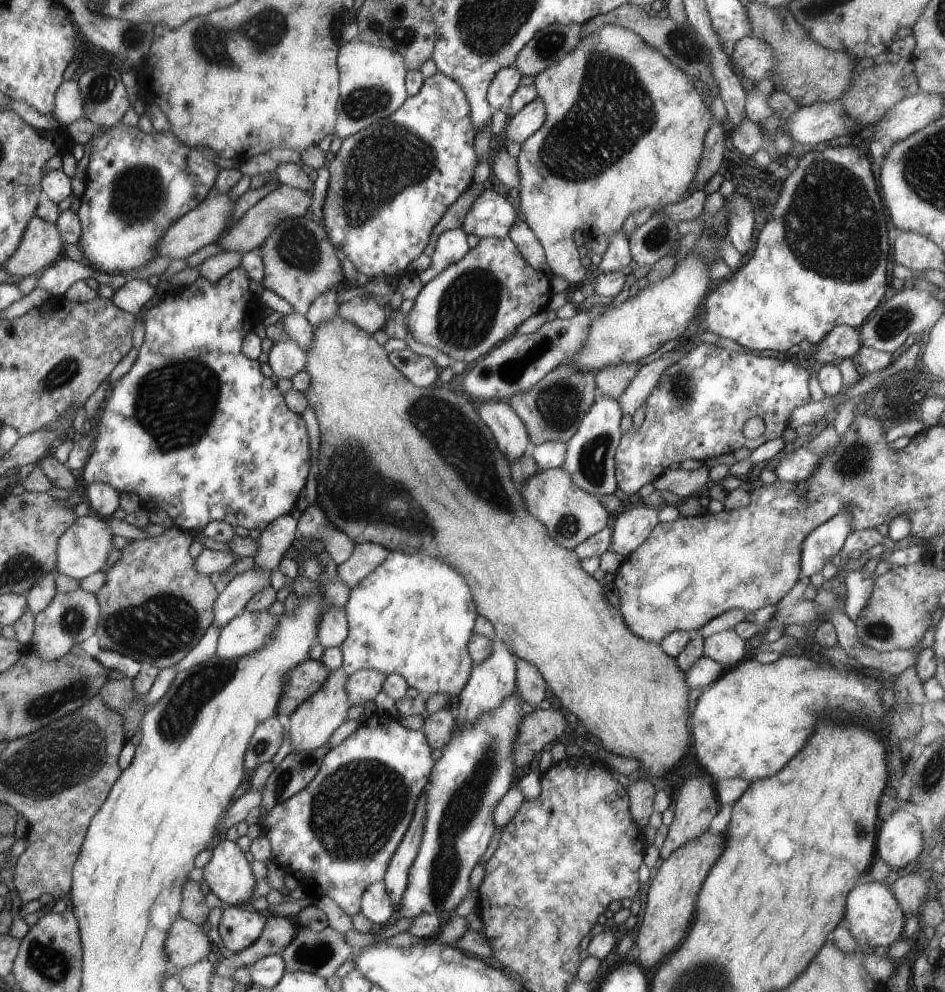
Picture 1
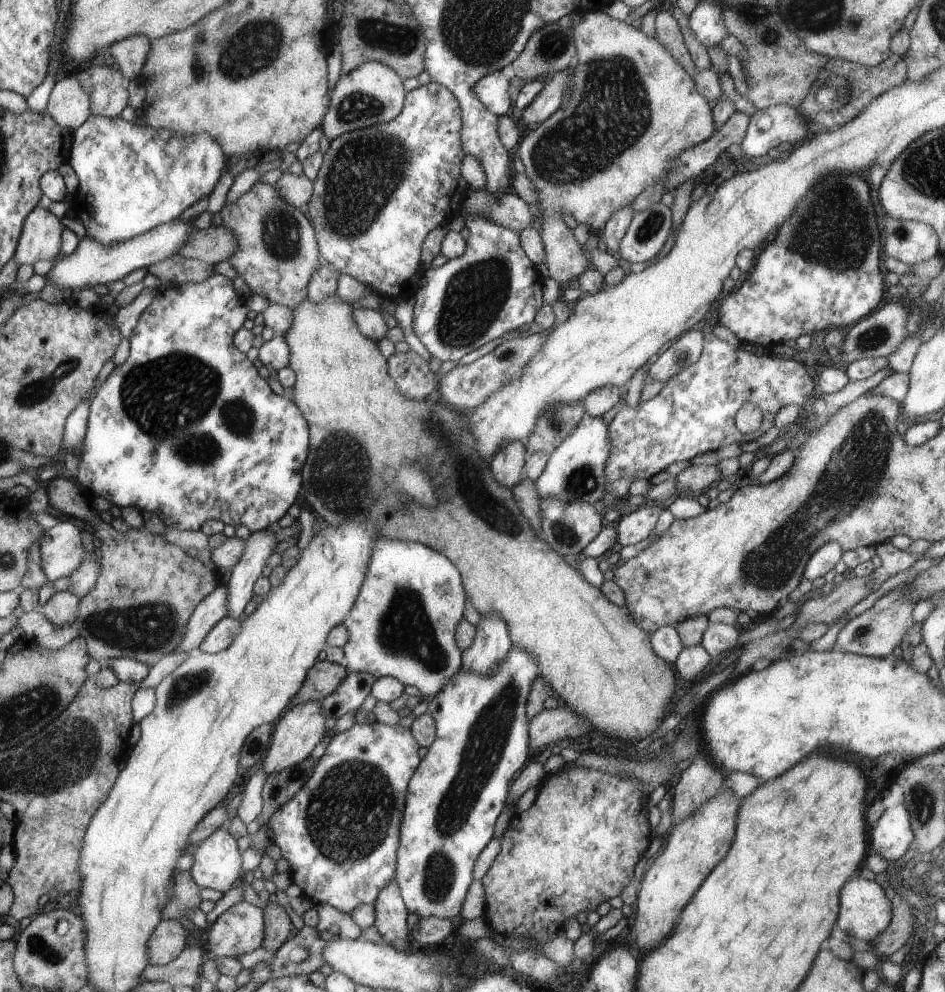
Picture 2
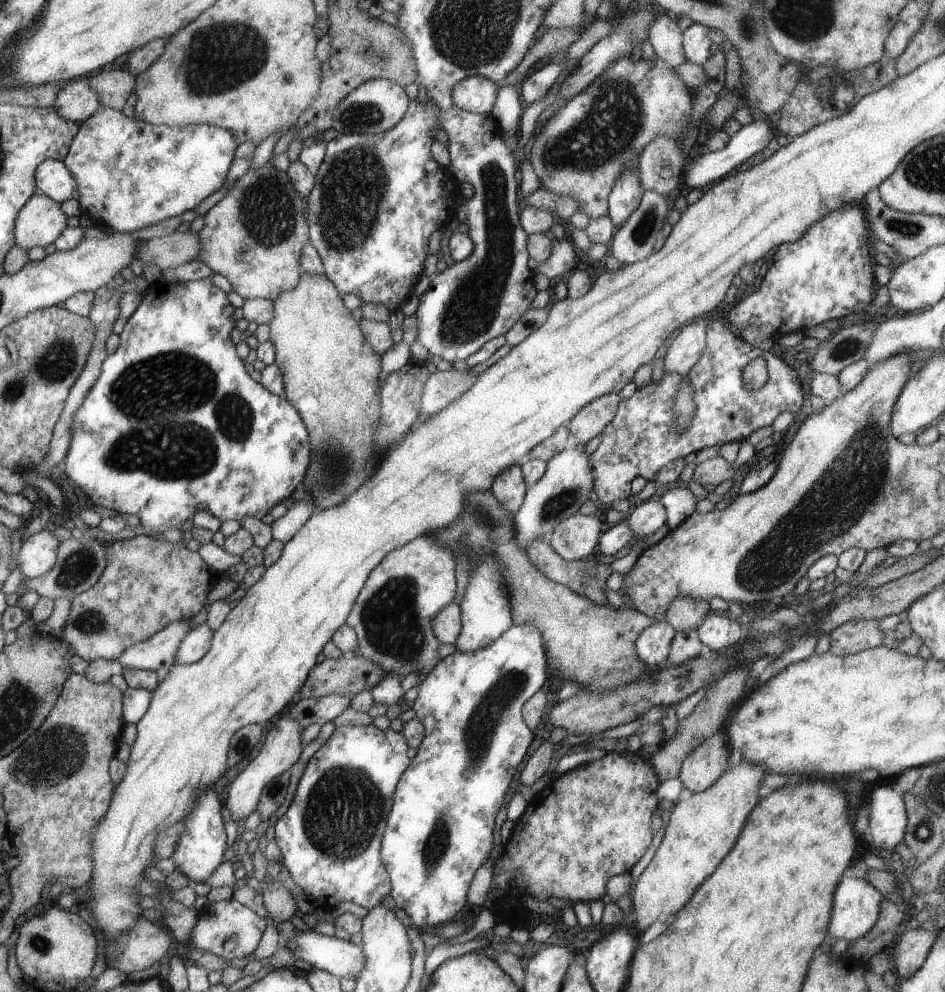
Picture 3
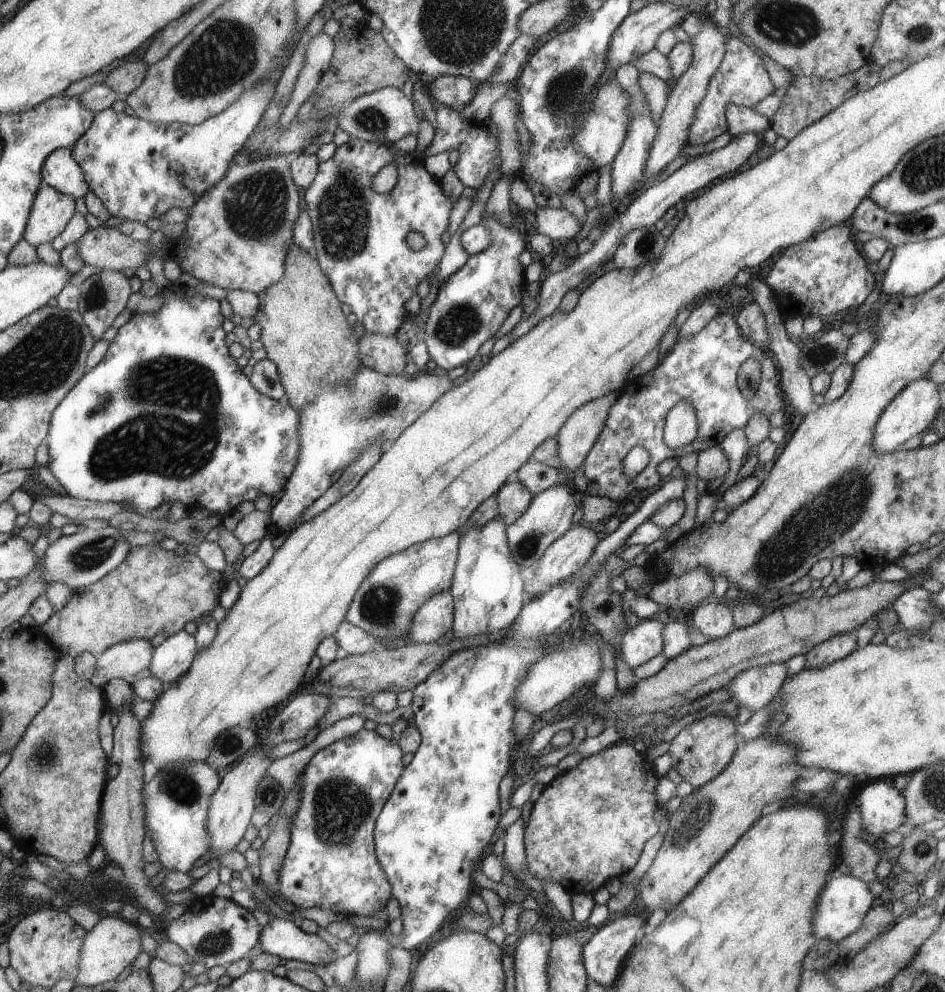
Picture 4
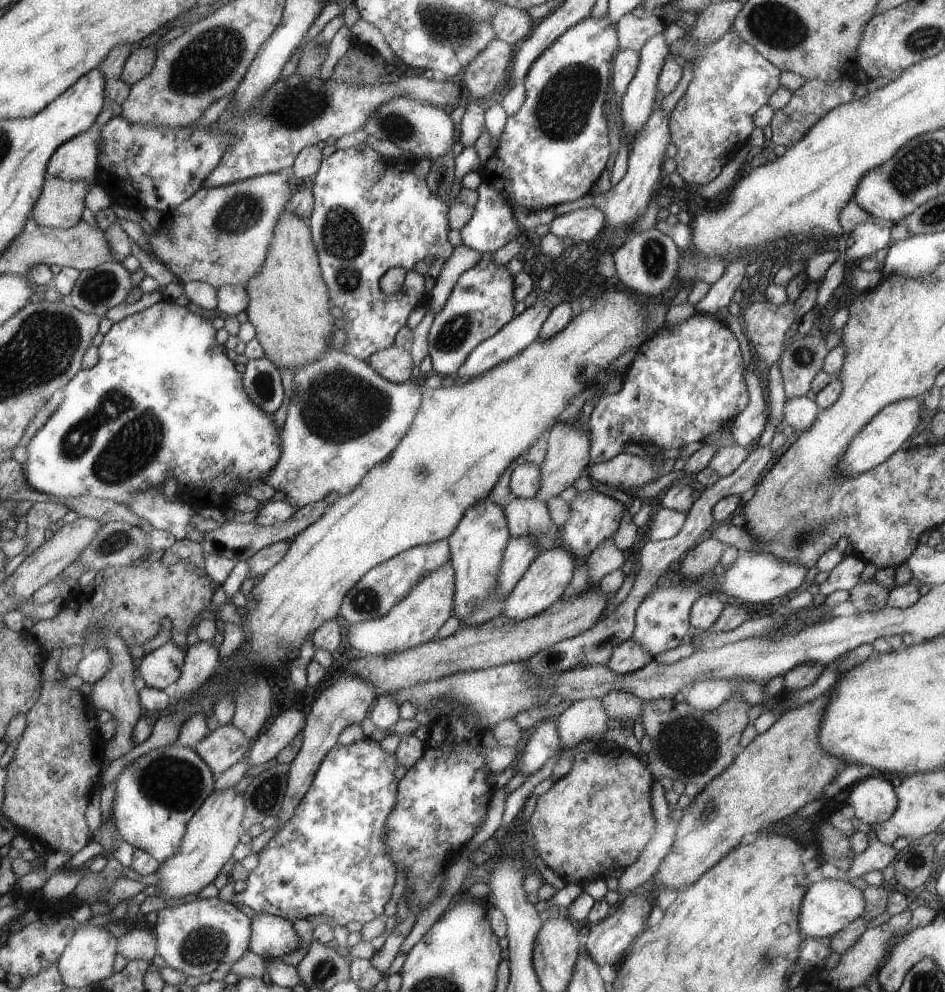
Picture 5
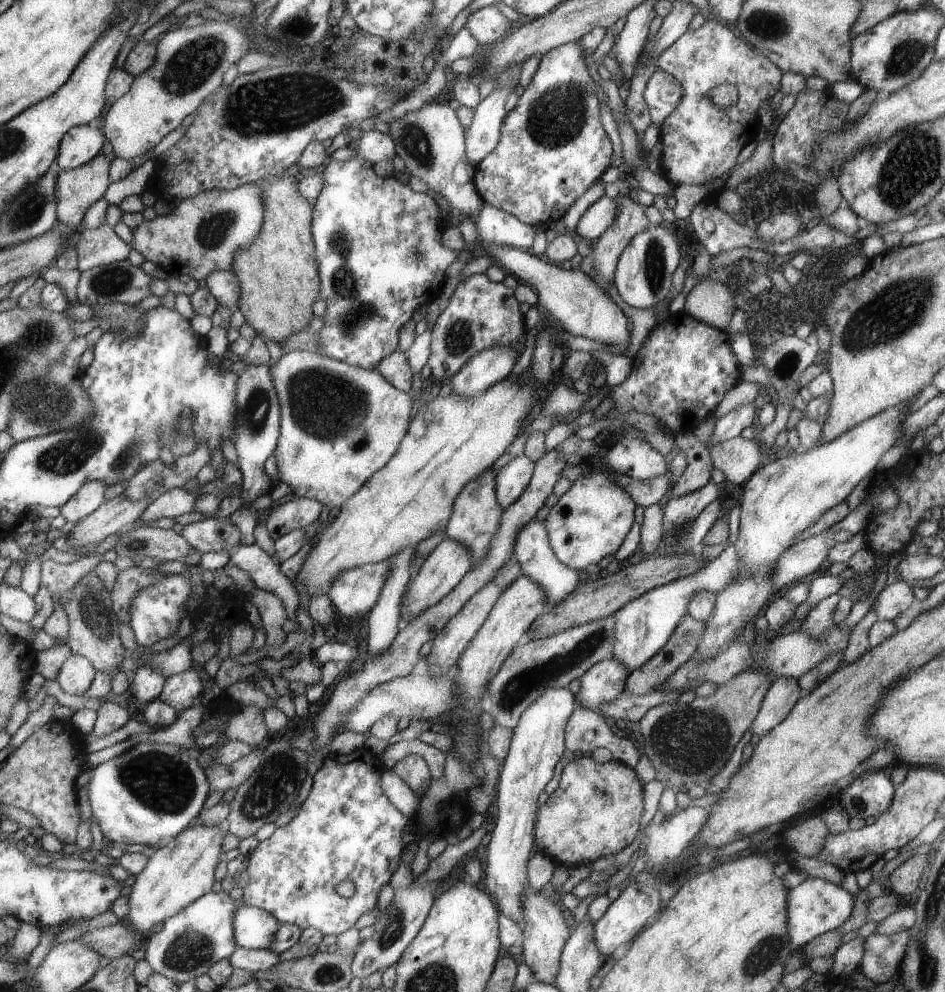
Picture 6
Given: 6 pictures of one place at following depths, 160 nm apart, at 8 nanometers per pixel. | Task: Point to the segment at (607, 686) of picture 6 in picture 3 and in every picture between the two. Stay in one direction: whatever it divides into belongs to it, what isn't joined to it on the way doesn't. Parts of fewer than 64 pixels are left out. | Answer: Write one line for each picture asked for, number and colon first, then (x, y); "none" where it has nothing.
3: (653, 646)
4: (644, 640)
5: (627, 657)

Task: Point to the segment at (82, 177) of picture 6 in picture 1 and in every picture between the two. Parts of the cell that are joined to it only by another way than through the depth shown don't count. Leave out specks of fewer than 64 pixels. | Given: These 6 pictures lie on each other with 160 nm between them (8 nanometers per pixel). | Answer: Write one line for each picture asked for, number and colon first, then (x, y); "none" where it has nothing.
1: (41, 246)
2: (41, 235)
3: (40, 222)
4: (51, 210)
5: (61, 204)

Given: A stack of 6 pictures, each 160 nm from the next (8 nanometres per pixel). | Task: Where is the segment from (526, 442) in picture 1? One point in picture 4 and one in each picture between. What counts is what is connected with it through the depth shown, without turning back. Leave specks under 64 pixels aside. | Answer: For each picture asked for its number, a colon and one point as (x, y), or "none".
2: (508, 464)
3: (509, 487)
4: (513, 499)

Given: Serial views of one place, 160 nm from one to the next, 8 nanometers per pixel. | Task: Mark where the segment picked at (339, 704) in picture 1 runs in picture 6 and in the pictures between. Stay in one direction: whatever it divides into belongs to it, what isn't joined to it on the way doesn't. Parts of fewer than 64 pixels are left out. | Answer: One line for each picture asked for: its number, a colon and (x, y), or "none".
2: (298, 732)
3: (283, 745)
4: (233, 805)
5: (213, 833)
6: (182, 870)

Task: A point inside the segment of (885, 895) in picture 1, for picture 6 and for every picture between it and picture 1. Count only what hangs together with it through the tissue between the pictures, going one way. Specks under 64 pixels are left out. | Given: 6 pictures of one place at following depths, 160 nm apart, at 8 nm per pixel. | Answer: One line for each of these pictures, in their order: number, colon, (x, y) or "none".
2: (864, 912)
3: (856, 907)
4: (842, 906)
5: (828, 906)
6: (816, 906)

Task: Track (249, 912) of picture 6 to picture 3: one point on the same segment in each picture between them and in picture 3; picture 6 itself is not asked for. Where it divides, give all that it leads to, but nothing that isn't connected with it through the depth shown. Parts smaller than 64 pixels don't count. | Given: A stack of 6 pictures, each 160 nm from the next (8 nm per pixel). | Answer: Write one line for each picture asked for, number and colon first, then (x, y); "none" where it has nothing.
3: (339, 957)
4: (281, 938)
5: (272, 936)

